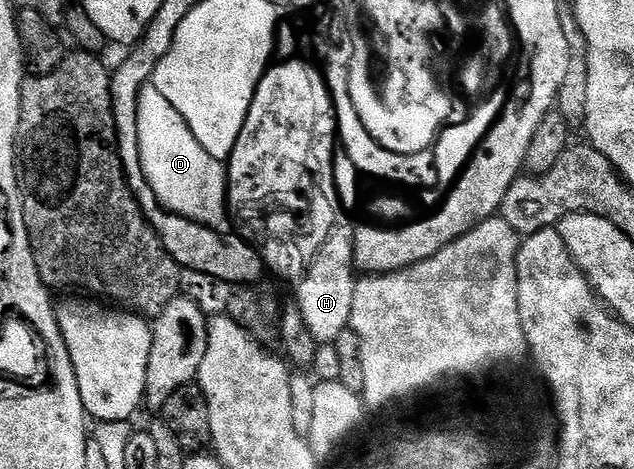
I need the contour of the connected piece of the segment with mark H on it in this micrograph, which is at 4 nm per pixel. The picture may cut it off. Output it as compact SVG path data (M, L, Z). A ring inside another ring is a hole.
M336 227L297 284L297 311L301 318L305 318L305 326L309 326L311 337L320 342L334 342L341 333L348 331L353 314L353 290L357 279L354 234L350 227L343 227Z

